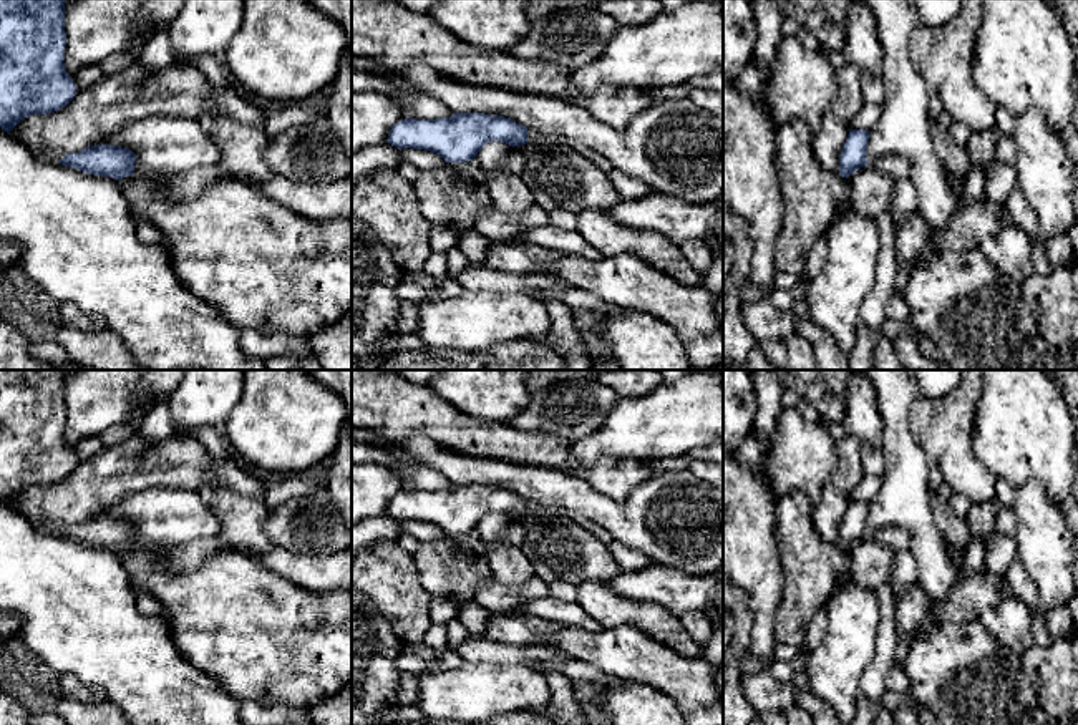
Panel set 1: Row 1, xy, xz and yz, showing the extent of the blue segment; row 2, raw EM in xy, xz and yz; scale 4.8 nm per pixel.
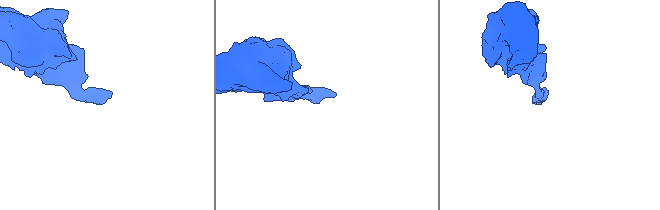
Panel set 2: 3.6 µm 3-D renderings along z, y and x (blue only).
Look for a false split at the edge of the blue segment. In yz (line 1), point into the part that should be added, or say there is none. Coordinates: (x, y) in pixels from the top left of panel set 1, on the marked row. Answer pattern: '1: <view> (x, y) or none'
1: none

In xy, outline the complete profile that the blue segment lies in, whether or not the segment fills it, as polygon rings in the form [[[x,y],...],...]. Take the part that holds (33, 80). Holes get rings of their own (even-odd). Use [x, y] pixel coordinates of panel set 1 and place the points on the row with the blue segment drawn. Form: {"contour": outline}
{"contour": [[[0,0],[0,128],[8,134],[23,118],[65,108],[76,93],[63,63],[65,3],[65,0]]]}

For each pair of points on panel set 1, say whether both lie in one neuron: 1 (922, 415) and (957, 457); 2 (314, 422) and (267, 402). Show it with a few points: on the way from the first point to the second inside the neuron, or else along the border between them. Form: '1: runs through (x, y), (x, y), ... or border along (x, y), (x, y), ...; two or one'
1: runs through (932, 425), (949, 442), (949, 447); one
2: runs through (302, 422), (287, 422), (279, 413); one

